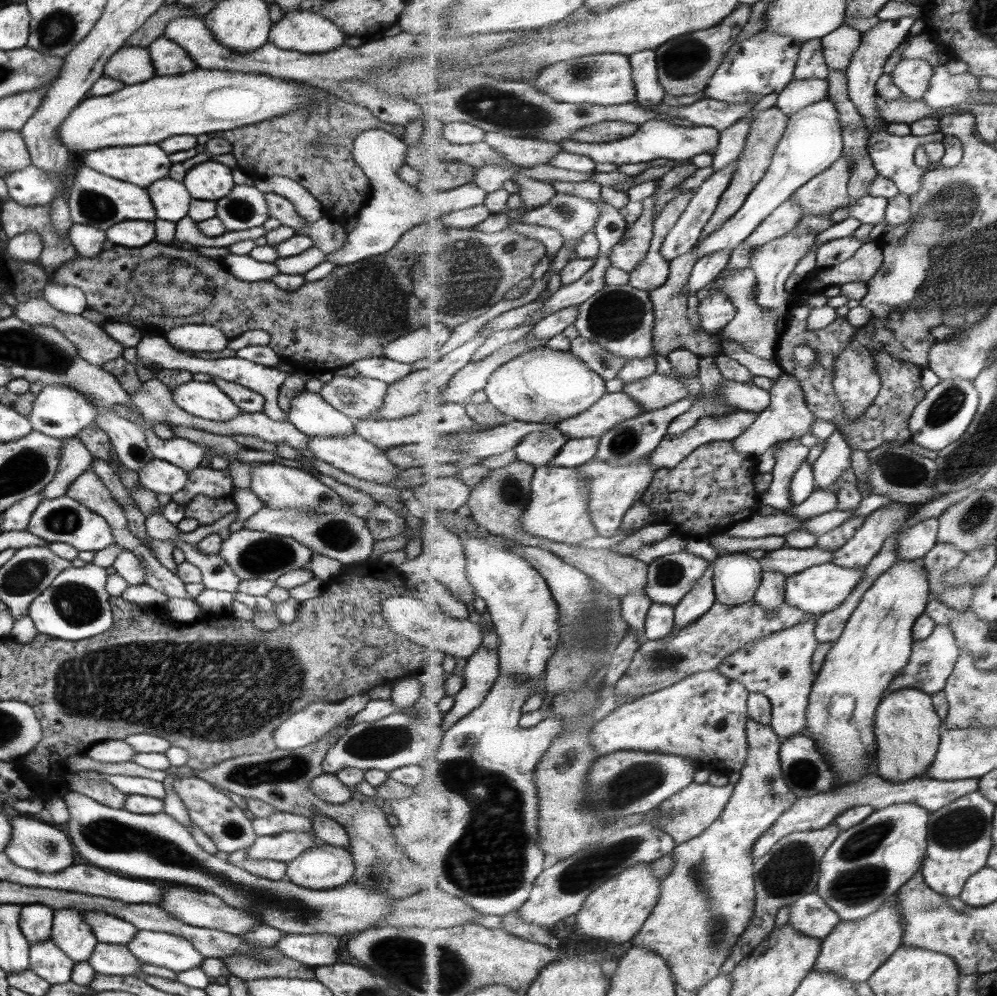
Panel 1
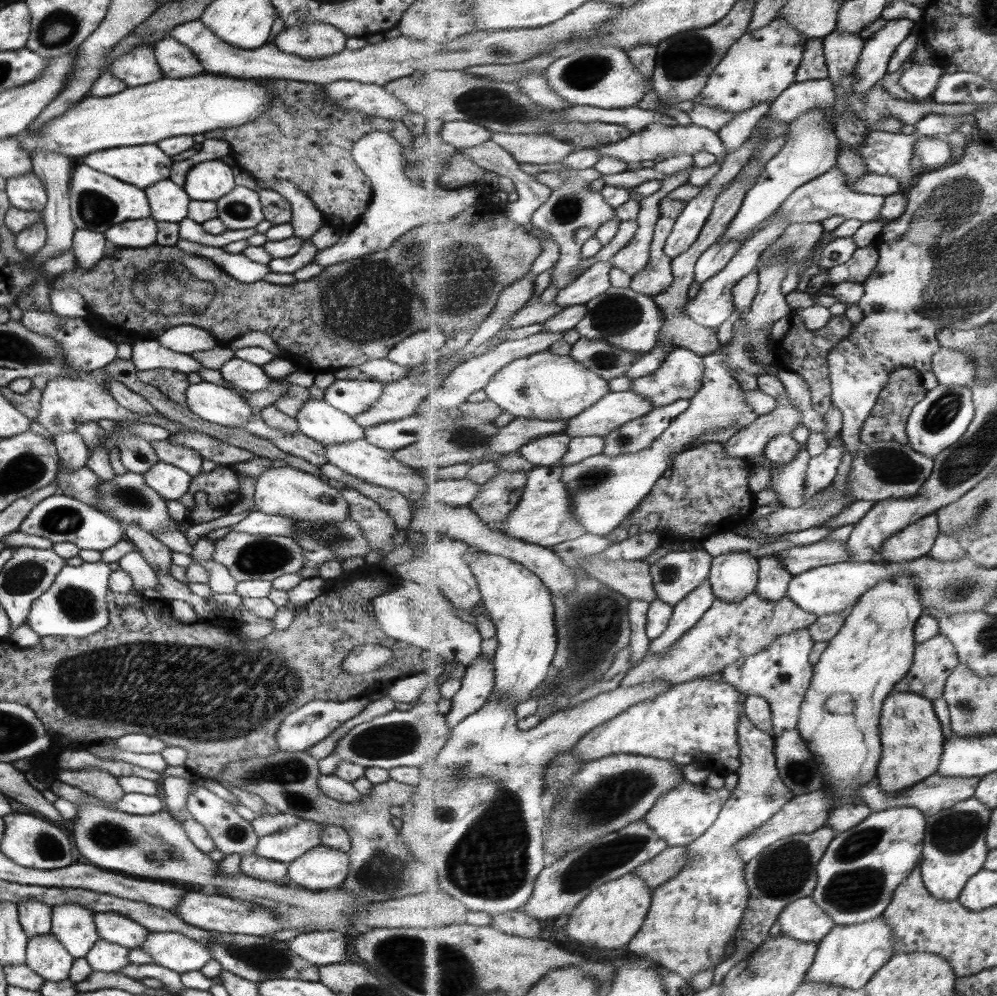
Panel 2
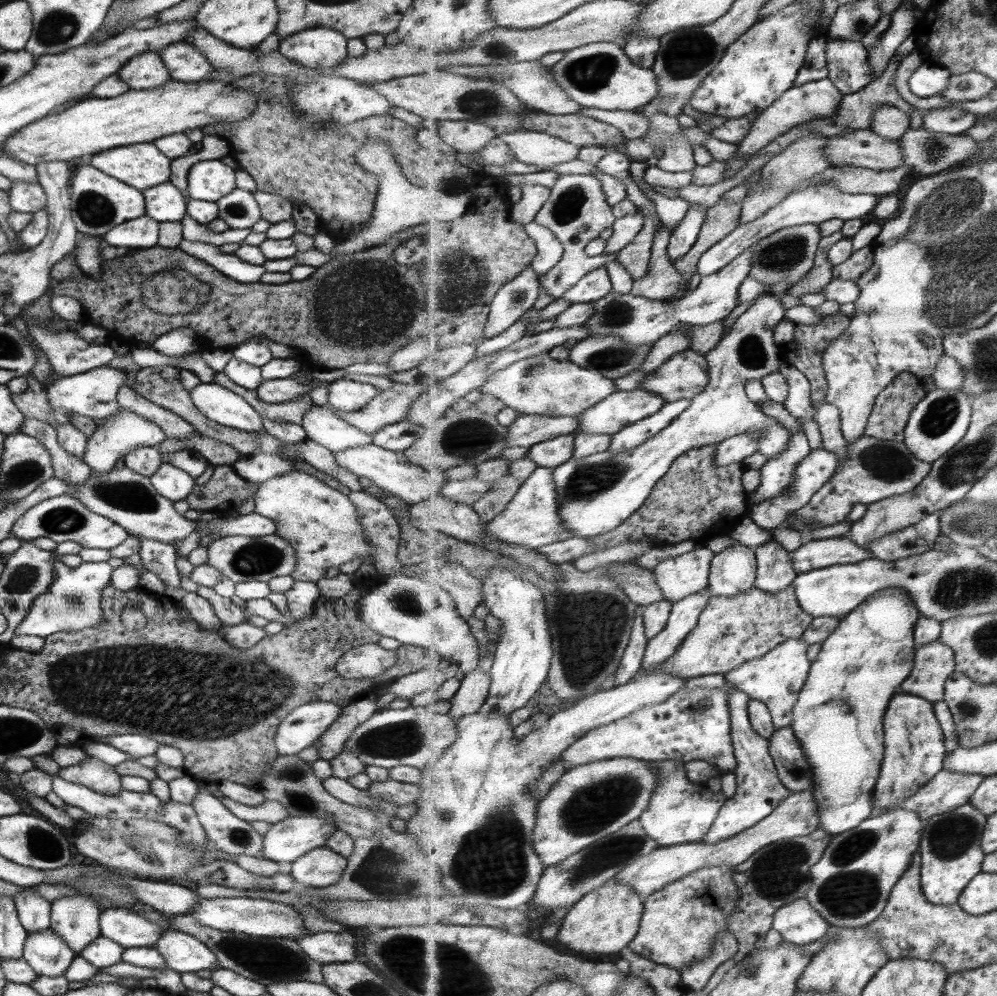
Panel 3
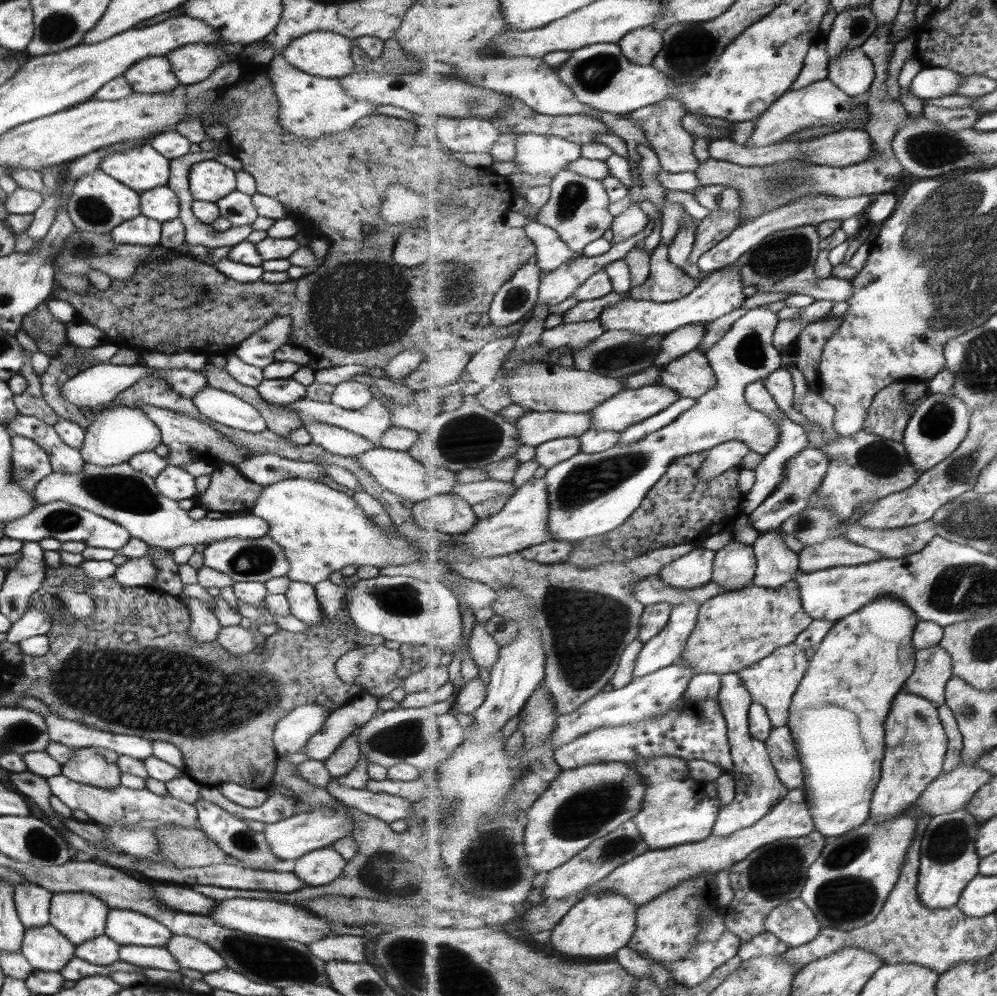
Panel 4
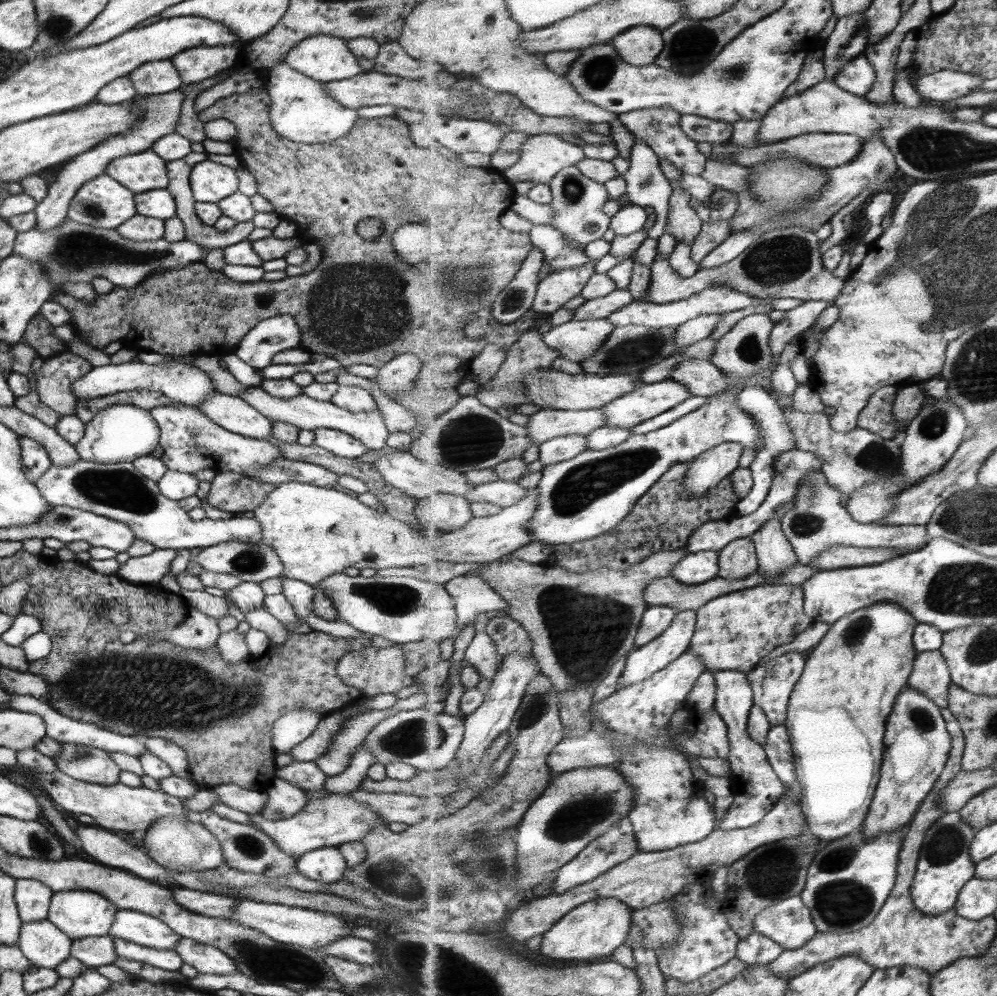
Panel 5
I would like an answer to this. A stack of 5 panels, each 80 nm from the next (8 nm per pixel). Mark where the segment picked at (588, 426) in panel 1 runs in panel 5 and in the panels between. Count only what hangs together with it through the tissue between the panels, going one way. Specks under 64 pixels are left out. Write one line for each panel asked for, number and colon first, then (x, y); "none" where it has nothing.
2: (616, 409)
3: (623, 408)
4: (632, 406)
5: (647, 400)

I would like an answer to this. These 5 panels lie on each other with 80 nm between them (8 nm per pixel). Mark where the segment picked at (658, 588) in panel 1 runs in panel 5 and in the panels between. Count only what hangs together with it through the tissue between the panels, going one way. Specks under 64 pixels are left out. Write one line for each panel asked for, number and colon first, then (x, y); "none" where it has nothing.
2: (677, 574)
3: (680, 576)
4: (694, 570)
5: (697, 567)

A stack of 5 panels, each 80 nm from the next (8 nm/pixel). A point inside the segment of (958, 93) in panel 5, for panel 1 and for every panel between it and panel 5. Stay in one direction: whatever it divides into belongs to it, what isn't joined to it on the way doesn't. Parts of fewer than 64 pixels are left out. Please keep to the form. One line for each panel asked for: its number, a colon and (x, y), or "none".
1: (913, 76)
2: (921, 80)
3: (928, 80)
4: (930, 82)

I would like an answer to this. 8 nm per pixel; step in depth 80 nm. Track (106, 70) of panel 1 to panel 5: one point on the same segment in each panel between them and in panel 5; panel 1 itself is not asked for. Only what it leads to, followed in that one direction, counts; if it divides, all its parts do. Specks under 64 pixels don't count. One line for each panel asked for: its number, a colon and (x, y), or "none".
2: (137, 67)
3: (146, 70)
4: (150, 75)
5: (158, 77)

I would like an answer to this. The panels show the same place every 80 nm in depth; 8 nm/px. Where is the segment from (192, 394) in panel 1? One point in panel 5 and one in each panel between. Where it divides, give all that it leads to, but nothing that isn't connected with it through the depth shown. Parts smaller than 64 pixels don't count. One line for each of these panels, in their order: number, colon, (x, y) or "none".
2: (213, 403)
3: (222, 406)
4: (222, 408)
5: (231, 413)

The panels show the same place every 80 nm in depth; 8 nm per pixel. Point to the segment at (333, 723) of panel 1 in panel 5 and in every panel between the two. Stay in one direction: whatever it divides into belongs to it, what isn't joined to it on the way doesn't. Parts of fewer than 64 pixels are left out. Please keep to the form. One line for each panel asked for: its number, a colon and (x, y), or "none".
2: (312, 722)
3: (303, 725)
4: (290, 733)
5: (288, 730)

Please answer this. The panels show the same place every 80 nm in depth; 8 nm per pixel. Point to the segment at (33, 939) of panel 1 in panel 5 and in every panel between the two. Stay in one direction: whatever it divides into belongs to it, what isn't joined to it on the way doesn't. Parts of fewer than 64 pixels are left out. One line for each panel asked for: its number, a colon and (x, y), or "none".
2: (34, 917)
3: (33, 912)
4: (31, 902)
5: (31, 897)

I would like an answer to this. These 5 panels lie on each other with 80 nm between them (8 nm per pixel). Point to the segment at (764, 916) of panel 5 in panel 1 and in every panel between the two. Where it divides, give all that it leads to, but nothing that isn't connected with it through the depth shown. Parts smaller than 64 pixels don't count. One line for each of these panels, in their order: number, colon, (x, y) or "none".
1: (811, 916)
2: (804, 920)
3: (800, 923)
4: (794, 923)

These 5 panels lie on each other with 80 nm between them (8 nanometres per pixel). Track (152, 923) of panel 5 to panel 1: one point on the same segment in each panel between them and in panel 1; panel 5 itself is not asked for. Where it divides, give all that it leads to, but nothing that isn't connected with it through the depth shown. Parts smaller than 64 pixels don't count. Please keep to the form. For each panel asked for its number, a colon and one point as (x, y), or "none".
1: (108, 929)
2: (113, 927)
3: (126, 928)
4: (124, 927)

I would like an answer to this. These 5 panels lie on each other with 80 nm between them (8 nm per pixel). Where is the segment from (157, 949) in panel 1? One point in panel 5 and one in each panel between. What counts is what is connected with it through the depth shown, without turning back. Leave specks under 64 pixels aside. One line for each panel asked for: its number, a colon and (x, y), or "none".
2: (175, 951)
3: (182, 953)
4: (189, 953)
5: (206, 960)

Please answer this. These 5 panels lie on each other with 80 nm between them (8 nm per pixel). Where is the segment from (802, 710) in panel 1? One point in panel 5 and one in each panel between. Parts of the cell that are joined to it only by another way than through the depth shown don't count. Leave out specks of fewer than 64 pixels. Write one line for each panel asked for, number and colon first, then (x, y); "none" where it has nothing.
2: (782, 673)
3: (776, 679)
4: (773, 682)
5: (772, 682)

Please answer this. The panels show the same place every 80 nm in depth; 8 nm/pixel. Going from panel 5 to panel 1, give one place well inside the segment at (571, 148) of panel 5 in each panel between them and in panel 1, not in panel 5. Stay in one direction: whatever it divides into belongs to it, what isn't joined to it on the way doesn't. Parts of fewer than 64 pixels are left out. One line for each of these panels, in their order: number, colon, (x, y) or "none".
1: (526, 152)
2: (531, 149)
3: (539, 149)
4: (537, 154)

